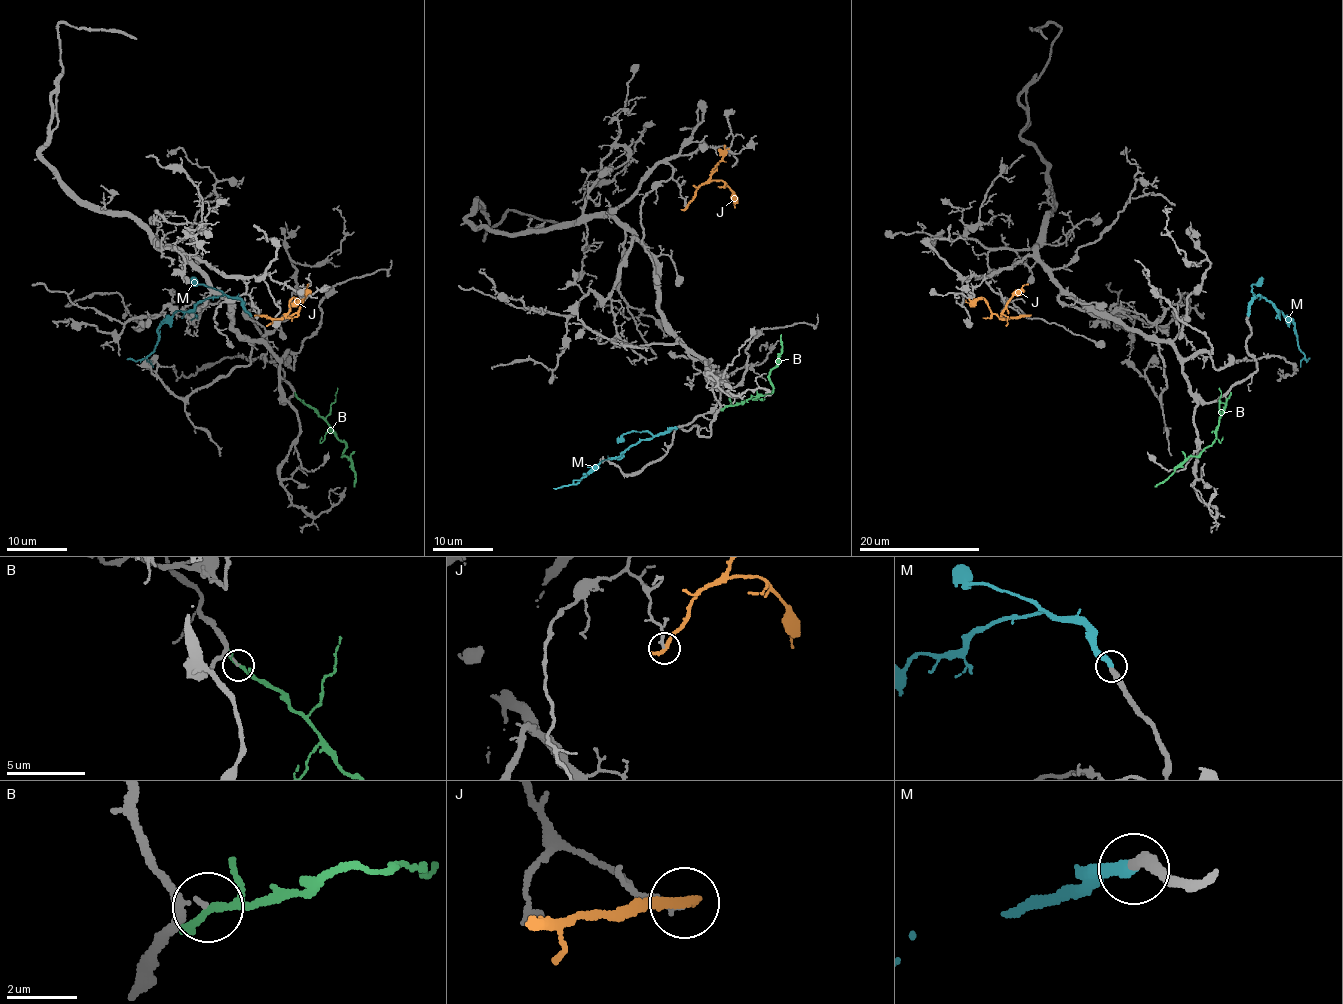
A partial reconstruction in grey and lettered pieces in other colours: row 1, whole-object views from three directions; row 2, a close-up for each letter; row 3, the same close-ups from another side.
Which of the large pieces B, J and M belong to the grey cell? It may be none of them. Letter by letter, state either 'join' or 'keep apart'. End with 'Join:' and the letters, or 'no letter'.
B: keep apart
J: keep apart
M: join
Join: M

